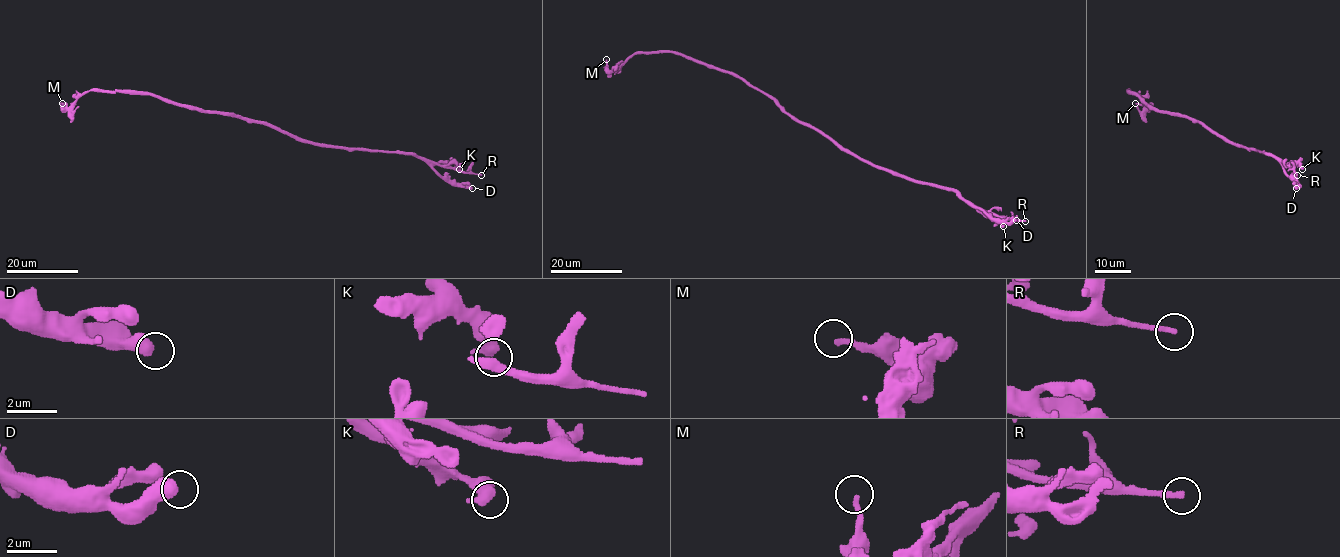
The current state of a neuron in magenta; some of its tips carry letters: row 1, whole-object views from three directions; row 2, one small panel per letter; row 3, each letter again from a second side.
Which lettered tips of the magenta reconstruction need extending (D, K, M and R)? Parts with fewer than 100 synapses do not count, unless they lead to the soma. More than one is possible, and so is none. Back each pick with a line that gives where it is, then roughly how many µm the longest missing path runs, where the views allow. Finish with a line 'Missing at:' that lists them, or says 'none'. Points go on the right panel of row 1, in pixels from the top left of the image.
R: place (1297, 175); missing 25 µm
Missing at: R

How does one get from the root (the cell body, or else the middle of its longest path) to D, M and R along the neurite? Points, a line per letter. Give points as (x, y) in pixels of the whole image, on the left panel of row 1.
D: (266, 124), (311, 142), (335, 147), (412, 152), (442, 176), (472, 188)
M: (266, 124), (202, 112), (147, 93), (90, 90), (68, 107), (64, 107), (62, 103)
R: (266, 124), (311, 142), (412, 152), (460, 172), (481, 175)

